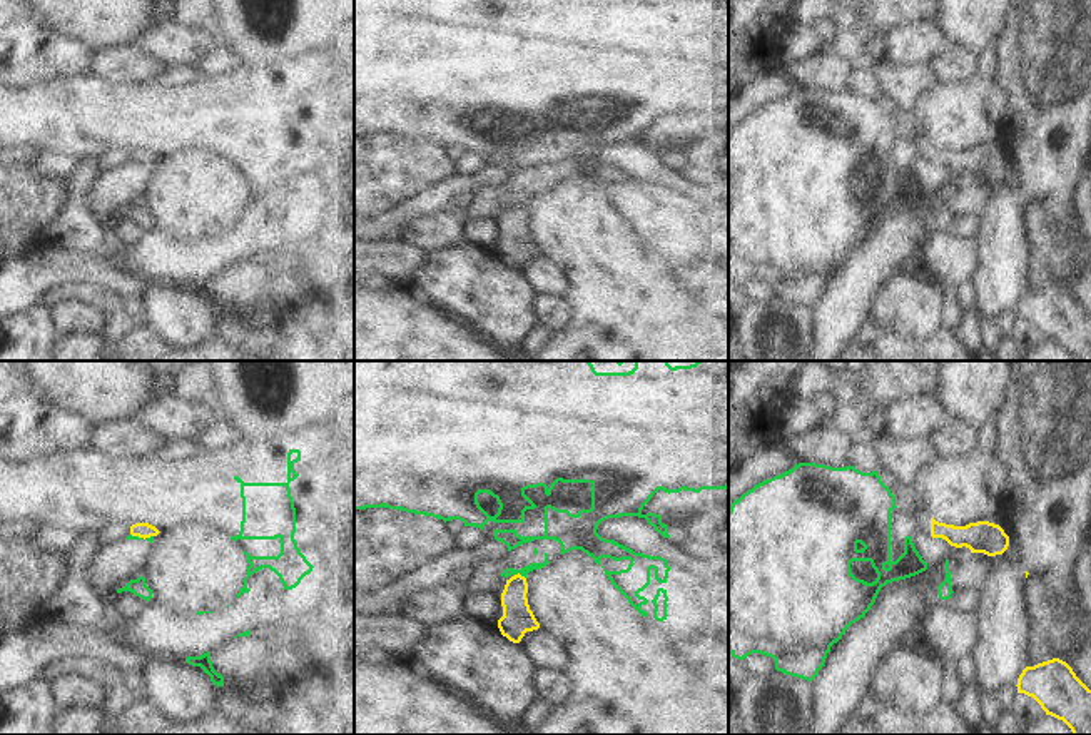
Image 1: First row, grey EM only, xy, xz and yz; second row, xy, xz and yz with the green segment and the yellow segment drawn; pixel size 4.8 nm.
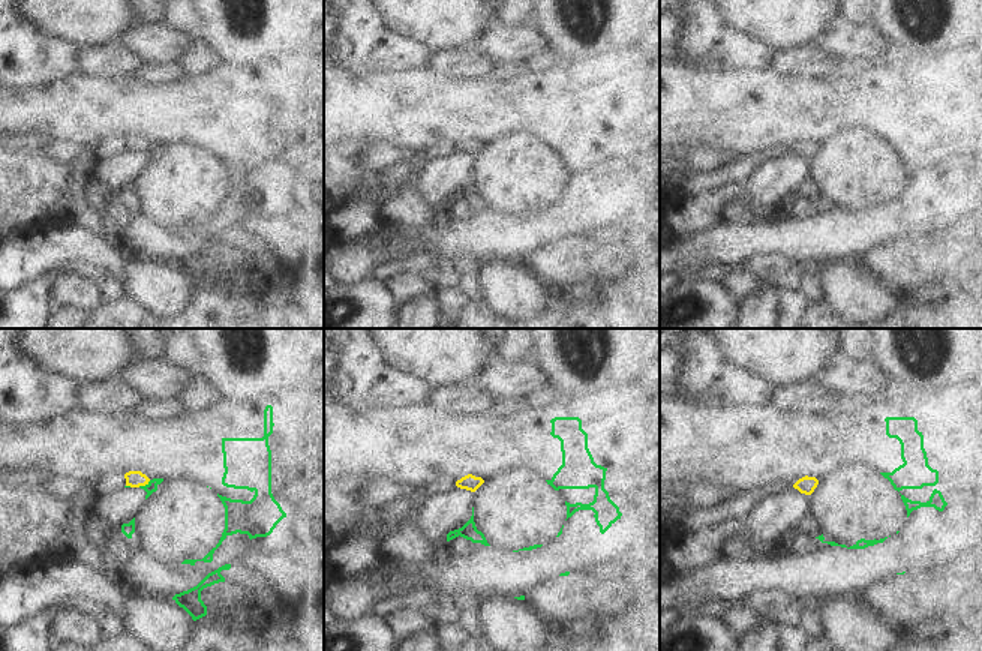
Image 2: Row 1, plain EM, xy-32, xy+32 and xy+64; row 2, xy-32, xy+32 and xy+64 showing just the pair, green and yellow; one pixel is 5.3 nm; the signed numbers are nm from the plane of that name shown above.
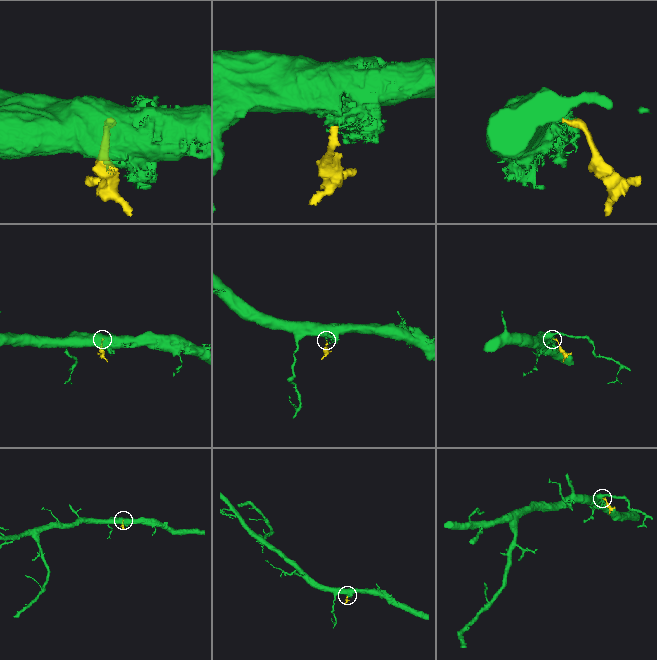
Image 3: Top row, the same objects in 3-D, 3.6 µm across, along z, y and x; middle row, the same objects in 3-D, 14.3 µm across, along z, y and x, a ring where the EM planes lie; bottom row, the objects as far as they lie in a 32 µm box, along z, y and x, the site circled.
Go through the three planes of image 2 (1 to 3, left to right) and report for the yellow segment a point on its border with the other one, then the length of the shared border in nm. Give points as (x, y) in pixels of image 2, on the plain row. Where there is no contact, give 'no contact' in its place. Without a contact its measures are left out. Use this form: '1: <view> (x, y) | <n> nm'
1: xy-32 (146, 149) | 80 nm
2: no contact
3: no contact

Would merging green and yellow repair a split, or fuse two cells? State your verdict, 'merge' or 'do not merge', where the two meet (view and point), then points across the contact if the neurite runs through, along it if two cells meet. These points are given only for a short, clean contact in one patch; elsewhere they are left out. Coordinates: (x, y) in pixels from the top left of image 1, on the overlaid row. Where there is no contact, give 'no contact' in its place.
do not merge; contact xz (520, 573); border xz (515, 573), (525, 578)

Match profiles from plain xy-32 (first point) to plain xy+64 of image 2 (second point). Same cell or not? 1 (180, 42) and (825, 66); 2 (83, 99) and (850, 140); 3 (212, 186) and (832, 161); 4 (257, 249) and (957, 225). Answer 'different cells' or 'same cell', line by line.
1: different cells
2: different cells
3: same cell
4: same cell

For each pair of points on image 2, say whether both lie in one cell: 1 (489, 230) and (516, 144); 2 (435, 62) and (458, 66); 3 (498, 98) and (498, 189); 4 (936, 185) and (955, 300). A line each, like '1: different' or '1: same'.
1: different
2: same
3: different
4: different

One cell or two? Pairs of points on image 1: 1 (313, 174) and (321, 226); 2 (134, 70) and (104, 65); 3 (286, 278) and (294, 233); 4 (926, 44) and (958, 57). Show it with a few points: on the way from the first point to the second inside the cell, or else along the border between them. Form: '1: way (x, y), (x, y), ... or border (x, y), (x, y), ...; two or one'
1: border (314, 191), (328, 196); two
2: way (127, 65), (111, 65); one
3: way (294, 266), (294, 244); one
4: border (951, 45), (928, 64); two

